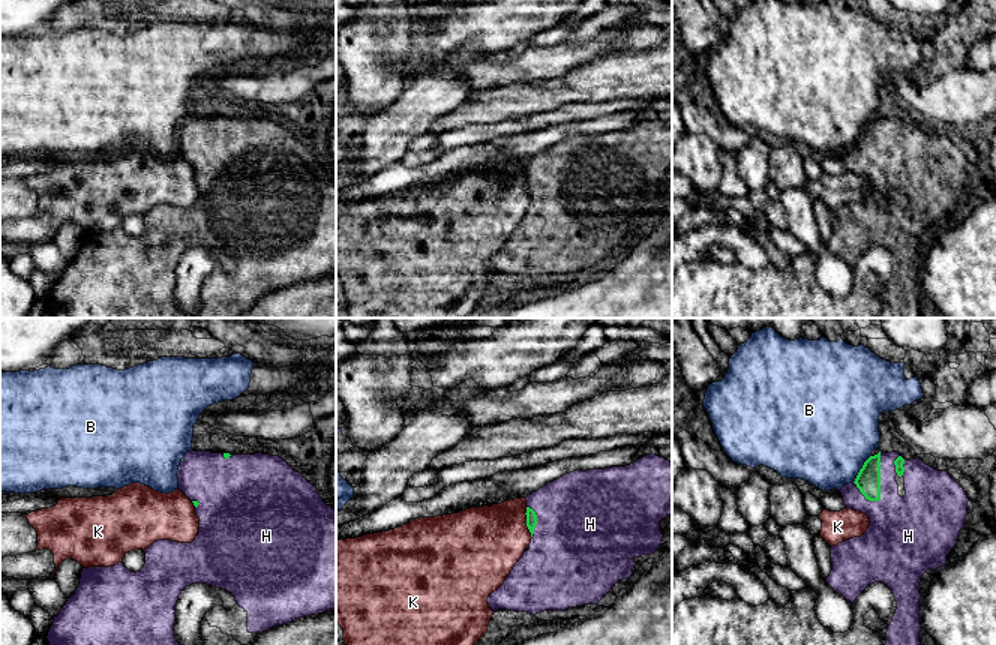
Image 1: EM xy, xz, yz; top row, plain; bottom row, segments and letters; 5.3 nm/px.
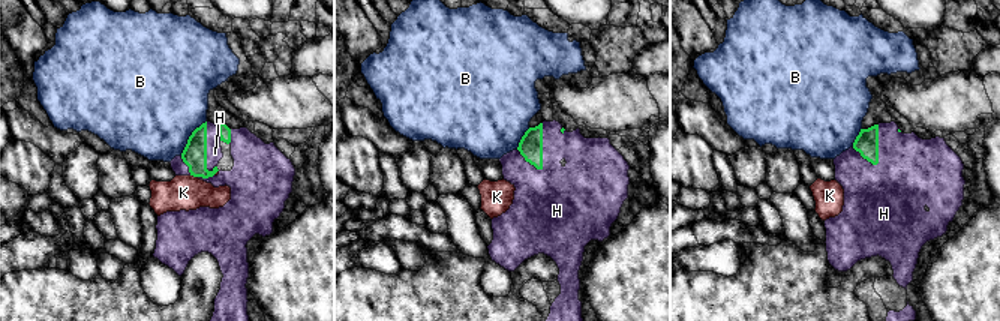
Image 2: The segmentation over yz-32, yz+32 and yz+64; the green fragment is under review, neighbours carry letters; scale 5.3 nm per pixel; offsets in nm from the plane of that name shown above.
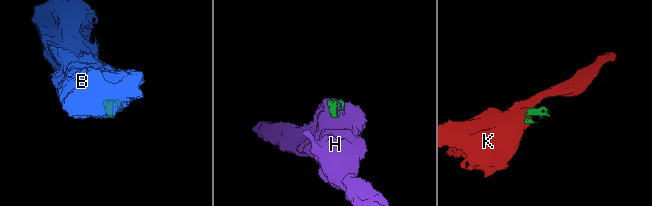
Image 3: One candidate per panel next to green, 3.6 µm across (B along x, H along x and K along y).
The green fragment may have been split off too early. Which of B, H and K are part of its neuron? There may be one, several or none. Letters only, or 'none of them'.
H

